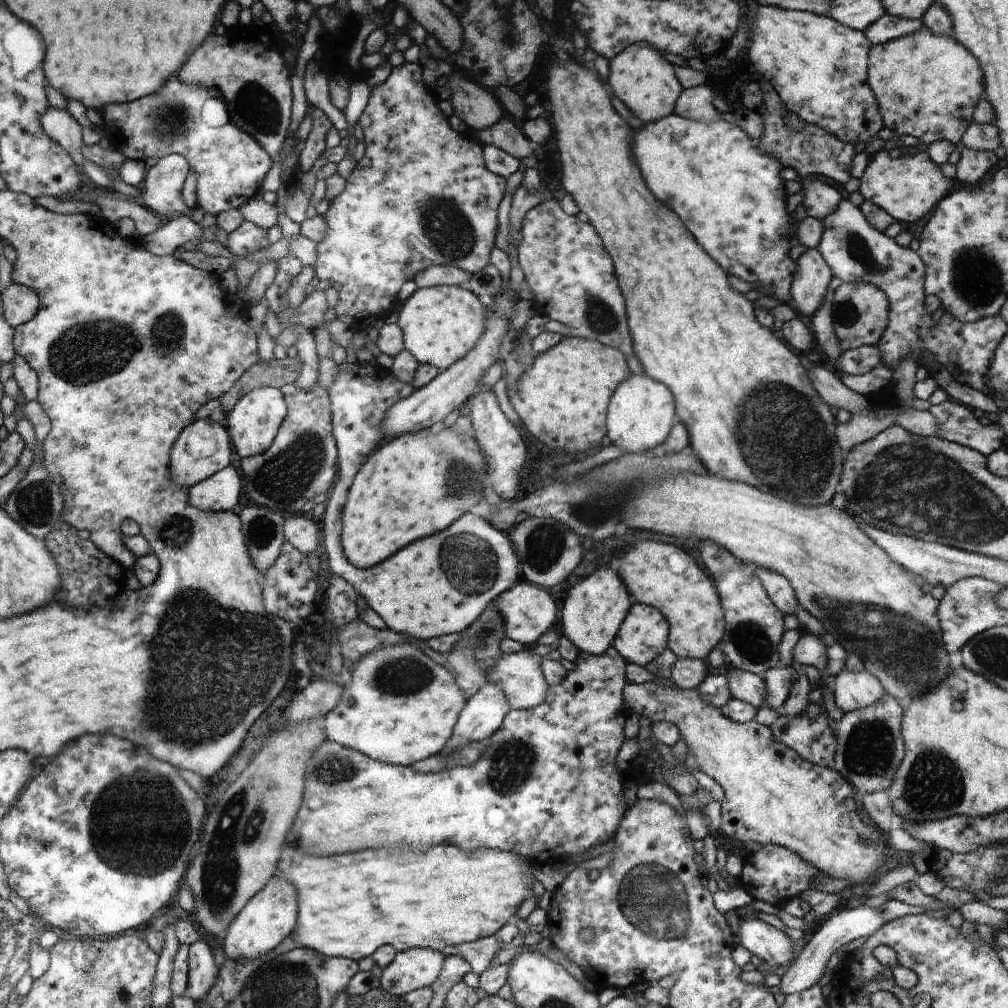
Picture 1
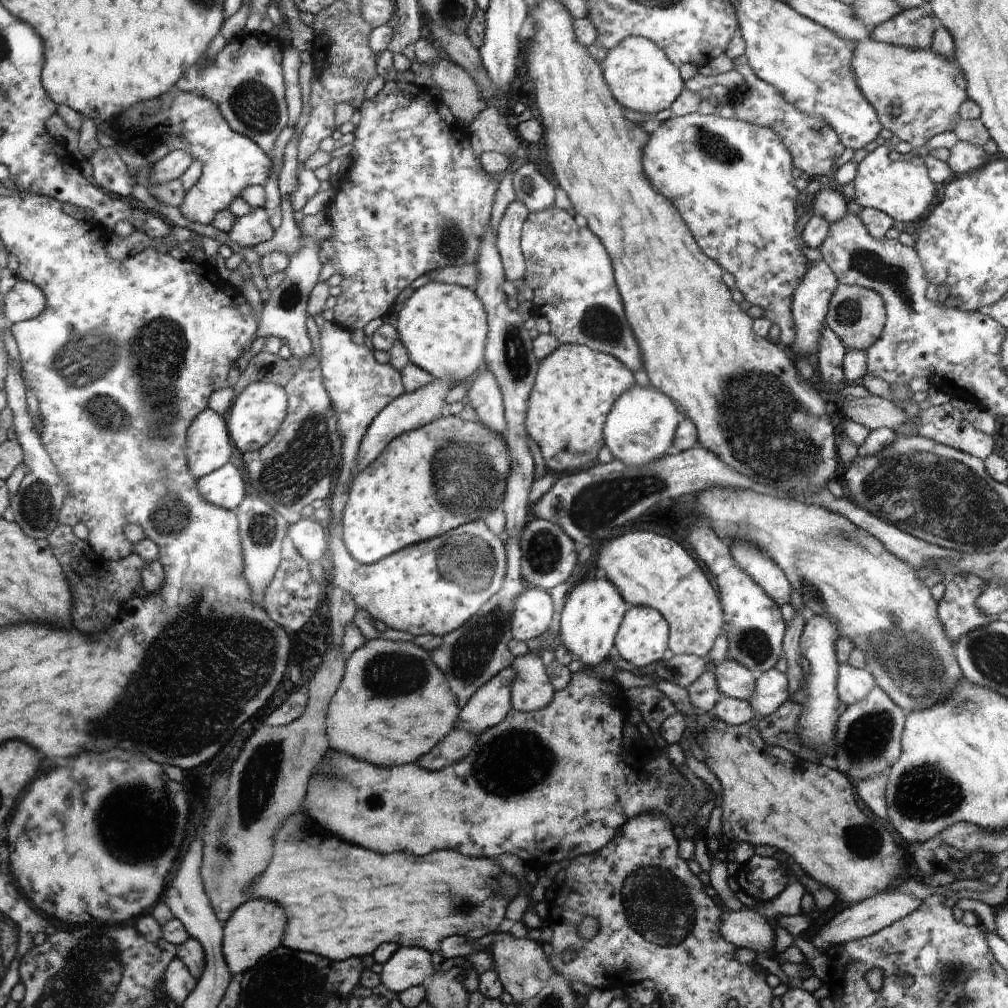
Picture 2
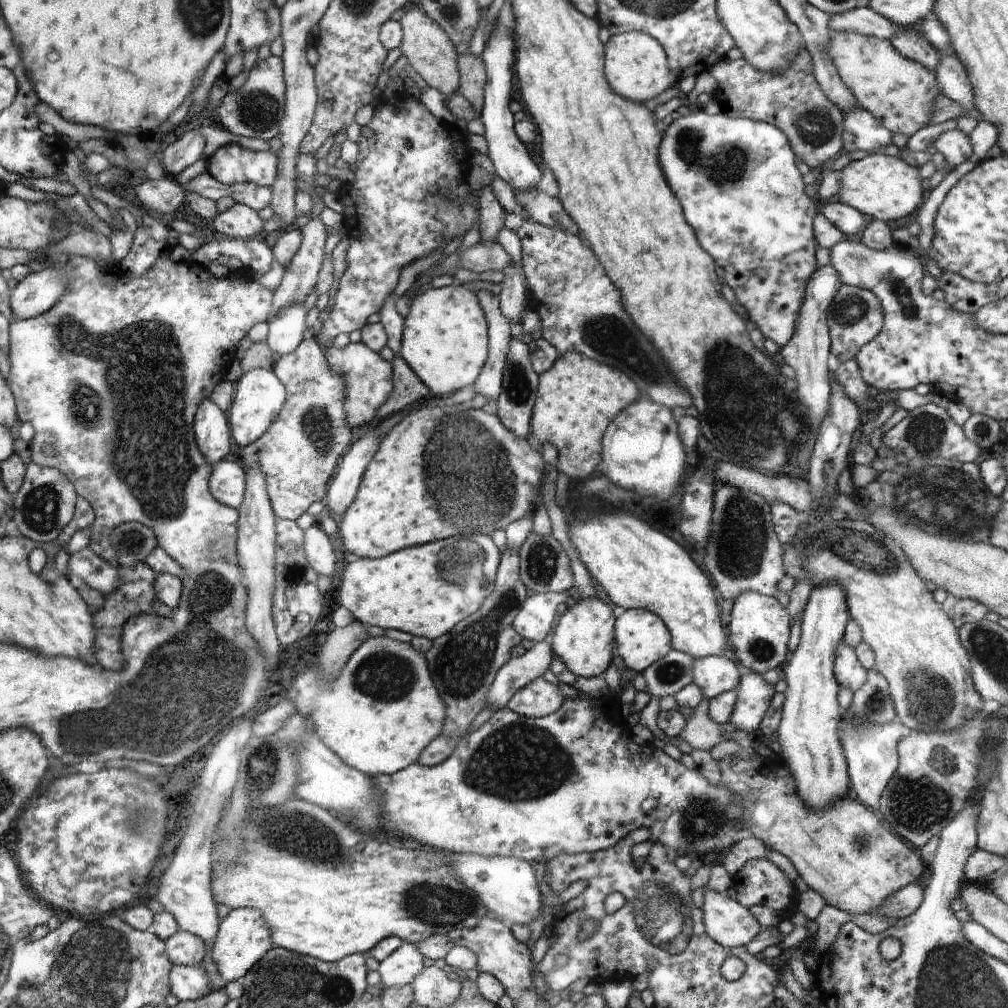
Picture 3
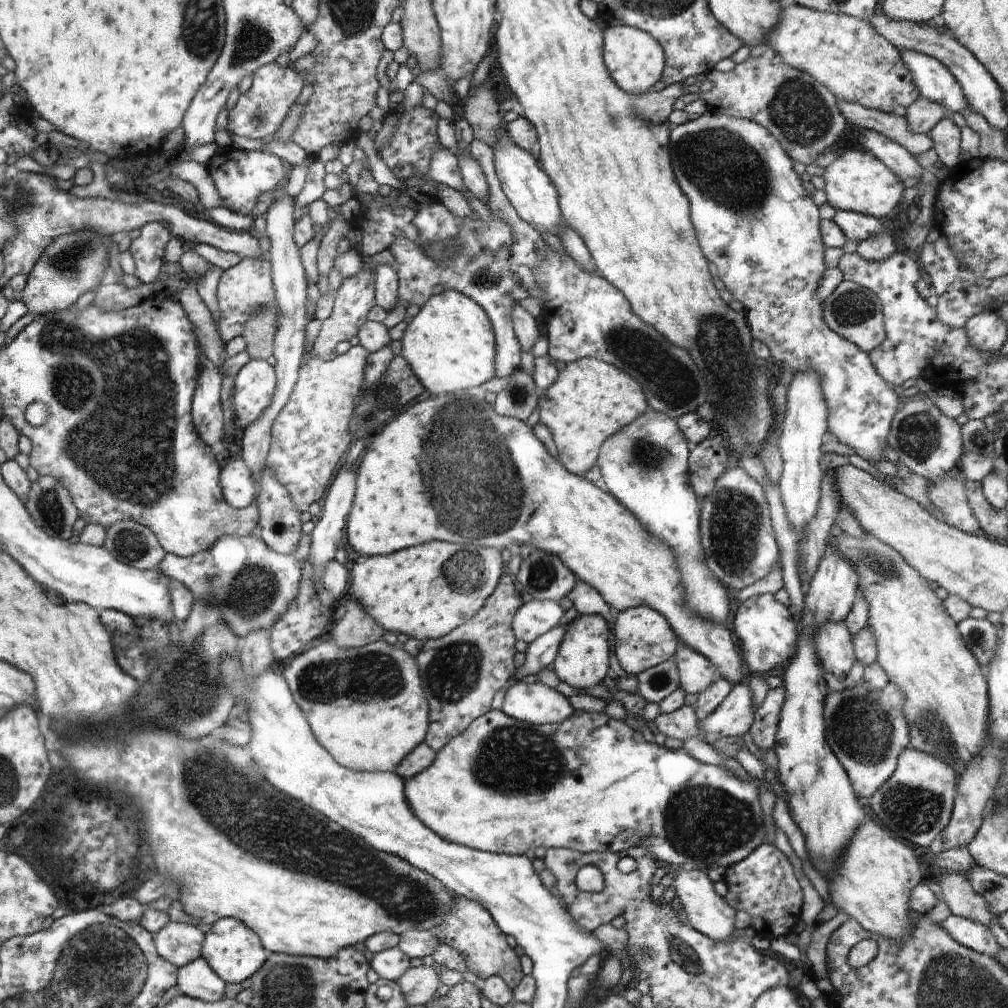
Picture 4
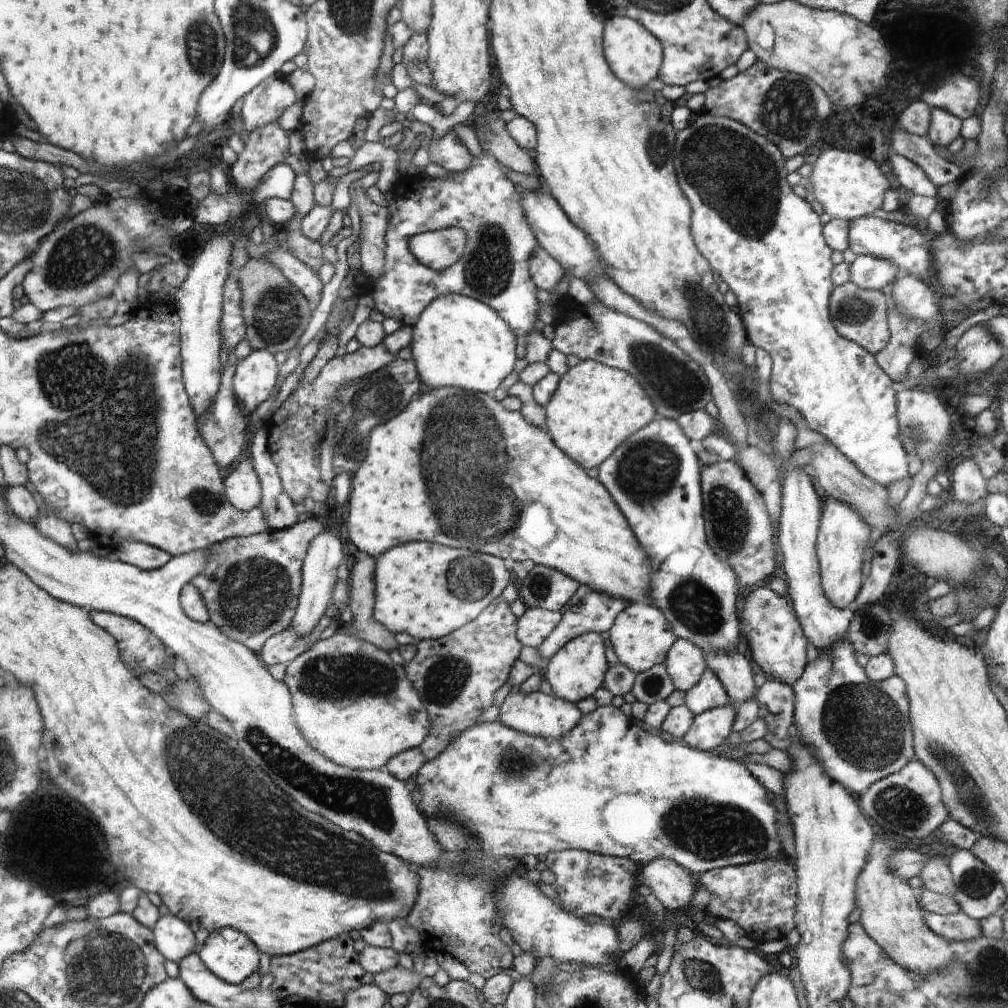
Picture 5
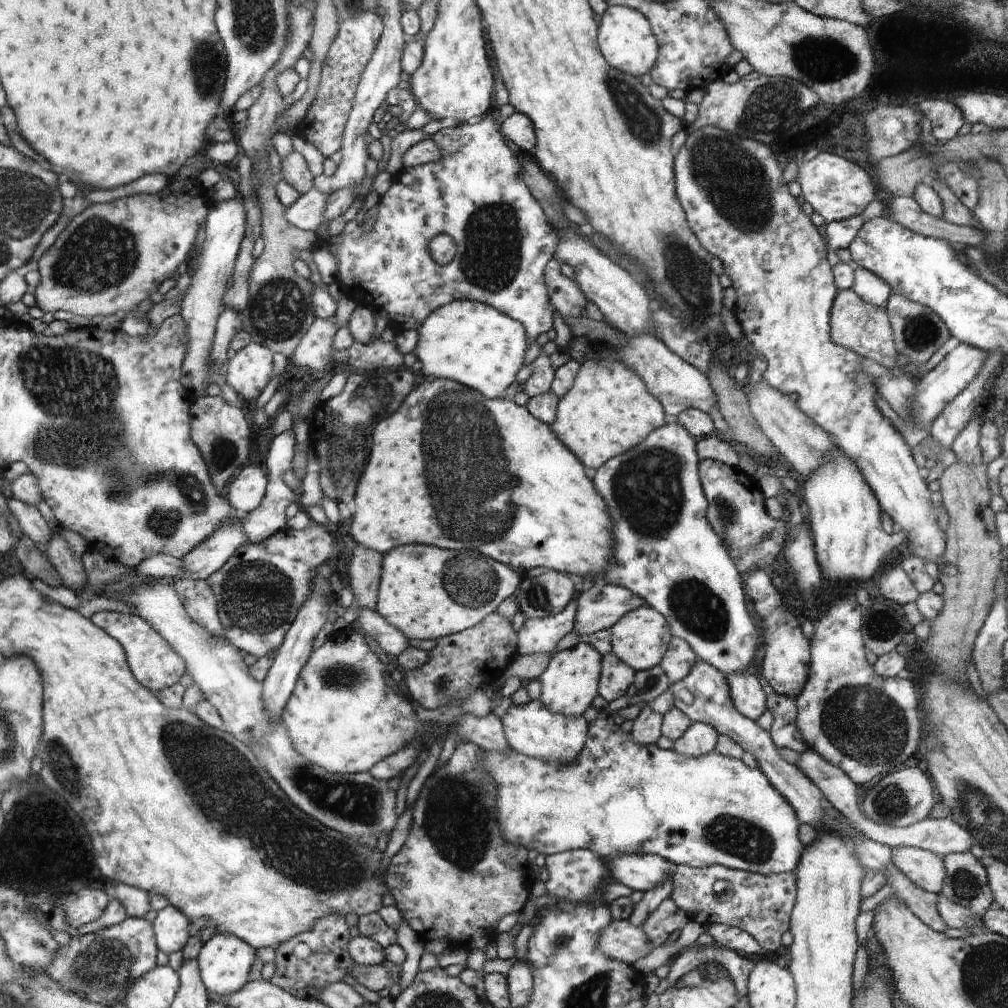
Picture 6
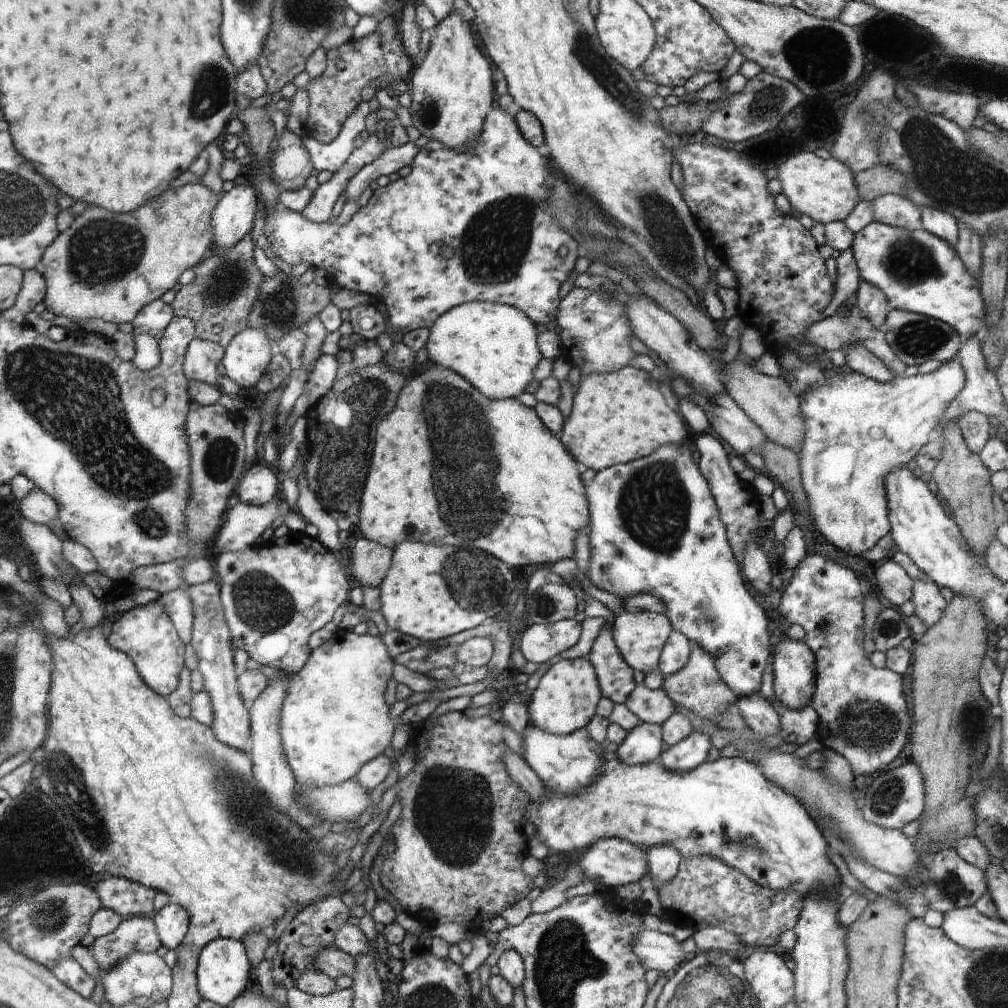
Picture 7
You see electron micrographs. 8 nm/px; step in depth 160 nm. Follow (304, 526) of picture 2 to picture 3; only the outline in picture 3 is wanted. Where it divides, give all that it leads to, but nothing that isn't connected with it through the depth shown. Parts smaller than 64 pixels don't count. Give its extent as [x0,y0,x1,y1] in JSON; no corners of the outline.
[303,522,338,578]

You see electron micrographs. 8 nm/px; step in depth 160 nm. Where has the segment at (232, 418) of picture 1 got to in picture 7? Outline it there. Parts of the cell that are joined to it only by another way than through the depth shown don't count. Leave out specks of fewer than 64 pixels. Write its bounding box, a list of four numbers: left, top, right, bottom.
[222,327,270,388]

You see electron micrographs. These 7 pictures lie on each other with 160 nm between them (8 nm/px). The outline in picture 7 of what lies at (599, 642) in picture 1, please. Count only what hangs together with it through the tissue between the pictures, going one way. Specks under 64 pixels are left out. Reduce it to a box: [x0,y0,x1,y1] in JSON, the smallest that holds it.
[528,657,602,735]

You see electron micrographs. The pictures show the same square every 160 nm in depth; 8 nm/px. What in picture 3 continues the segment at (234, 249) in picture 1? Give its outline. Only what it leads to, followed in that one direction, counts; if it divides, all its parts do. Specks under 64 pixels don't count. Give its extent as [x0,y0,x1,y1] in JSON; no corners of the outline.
[213,203,265,234]

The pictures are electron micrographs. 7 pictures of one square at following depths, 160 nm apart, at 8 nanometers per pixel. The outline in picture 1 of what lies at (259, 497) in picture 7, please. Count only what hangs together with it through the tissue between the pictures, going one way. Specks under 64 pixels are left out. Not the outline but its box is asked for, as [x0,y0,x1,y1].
[189,466,242,511]

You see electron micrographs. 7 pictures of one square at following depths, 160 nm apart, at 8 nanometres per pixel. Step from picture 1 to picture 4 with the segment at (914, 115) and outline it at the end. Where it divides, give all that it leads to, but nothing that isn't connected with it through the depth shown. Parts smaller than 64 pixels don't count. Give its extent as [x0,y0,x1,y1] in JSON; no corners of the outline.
[767,4,921,118]

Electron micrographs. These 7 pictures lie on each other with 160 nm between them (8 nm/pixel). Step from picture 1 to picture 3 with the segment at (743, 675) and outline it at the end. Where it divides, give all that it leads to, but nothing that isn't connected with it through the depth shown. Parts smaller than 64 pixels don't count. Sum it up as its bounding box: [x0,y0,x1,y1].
[693,655,741,699]

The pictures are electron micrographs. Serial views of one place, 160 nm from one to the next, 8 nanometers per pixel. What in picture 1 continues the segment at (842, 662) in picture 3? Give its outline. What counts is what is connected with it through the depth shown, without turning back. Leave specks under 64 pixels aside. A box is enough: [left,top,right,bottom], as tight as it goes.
[831,669,886,713]

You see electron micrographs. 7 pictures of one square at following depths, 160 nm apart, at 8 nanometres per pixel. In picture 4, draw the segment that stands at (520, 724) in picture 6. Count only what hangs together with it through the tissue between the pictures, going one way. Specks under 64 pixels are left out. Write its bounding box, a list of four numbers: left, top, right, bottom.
[501,680,575,725]

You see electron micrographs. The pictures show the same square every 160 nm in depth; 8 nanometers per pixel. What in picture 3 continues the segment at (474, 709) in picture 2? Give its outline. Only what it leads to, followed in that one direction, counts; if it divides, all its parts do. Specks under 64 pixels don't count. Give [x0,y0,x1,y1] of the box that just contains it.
[486,641,555,711]

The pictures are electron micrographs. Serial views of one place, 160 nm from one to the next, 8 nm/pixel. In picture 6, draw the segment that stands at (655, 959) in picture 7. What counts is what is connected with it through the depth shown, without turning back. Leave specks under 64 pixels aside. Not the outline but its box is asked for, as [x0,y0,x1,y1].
[597,919,649,965]

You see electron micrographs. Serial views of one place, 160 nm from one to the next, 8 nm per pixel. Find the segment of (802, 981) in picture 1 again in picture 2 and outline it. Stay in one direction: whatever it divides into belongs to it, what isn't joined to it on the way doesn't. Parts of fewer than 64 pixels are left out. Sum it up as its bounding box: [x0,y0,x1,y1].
[812,890,921,951]

